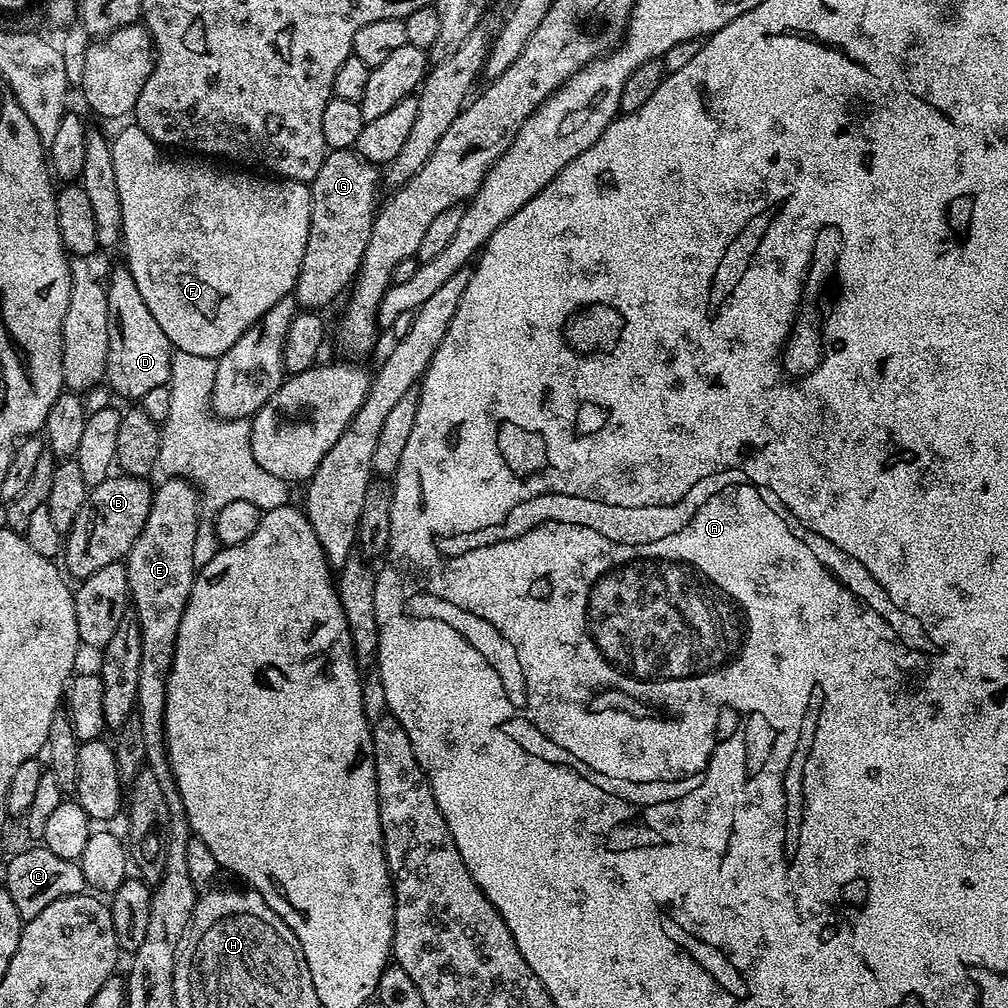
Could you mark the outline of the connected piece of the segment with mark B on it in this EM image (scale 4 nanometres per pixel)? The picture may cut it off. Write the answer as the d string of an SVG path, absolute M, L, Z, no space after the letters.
M113 474L101 484L91 485L88 496L82 502L82 510L78 510L78 518L74 518L62 540L62 564L69 577L84 580L94 574L94 570L121 563L127 557L150 514L154 488L148 482L138 476Z

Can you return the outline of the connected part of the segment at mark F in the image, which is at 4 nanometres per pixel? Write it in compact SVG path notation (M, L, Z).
M128 122L125 128L120 128L110 140L112 157L114 158L114 178L118 178L118 198L122 202L122 253L126 259L126 266L138 282L138 294L142 294L142 302L150 306L150 314L154 314L158 326L166 334L166 338L172 343L173 349L186 354L198 354L199 356L211 356L219 358L254 322L258 322L283 296L293 295L298 278L298 270L302 266L302 254L306 254L306 238L310 234L310 206L312 205L312 189L308 184L300 184L297 180L285 180L283 178L269 178L264 174L253 174L248 170L232 170L227 172L224 167L216 162L209 162L204 158L187 160L184 154L169 154L161 145L146 134L134 122Z

